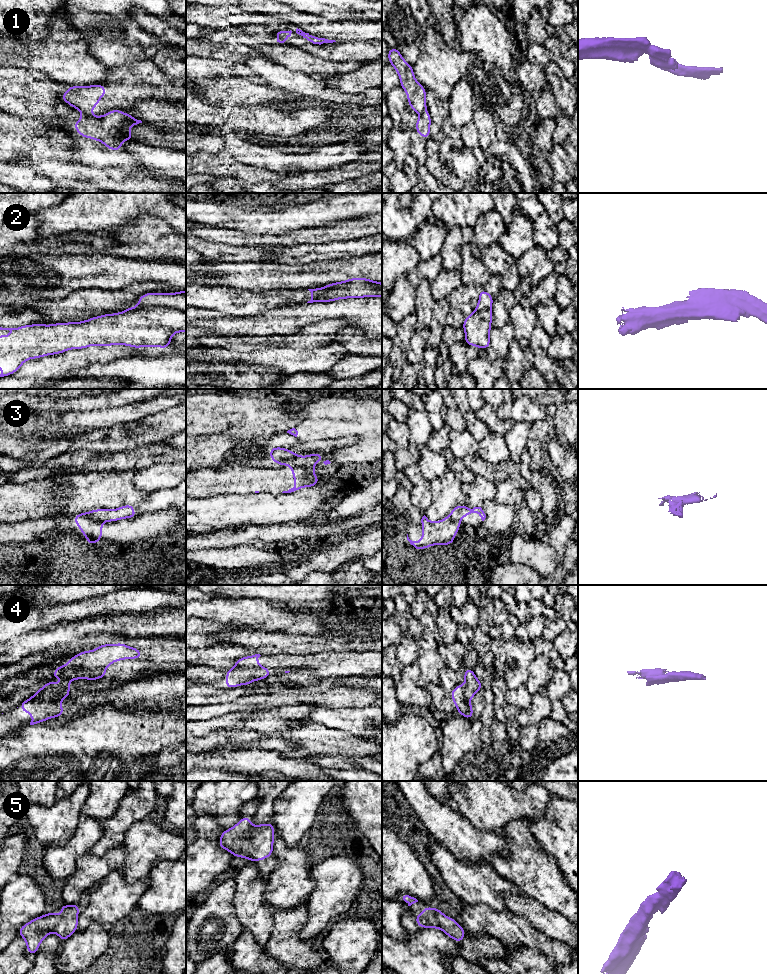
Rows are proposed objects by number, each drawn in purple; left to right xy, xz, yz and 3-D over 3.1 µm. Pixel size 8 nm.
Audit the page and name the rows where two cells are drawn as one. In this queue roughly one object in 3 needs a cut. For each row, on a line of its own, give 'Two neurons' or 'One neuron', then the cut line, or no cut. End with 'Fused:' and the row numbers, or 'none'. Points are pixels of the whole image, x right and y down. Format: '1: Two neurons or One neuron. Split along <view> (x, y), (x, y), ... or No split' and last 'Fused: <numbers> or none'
1: Two neurons. Split along xy (83, 112), (91, 115)
2: Two neurons. Split along xy (137, 306), (171, 306), (185, 311)
3: Two neurons. Split along xy (82, 513), (102, 521)
4: Two neurons. Split along xy (65, 697), (45, 691), (40, 698), (31, 698)
5: One neuron. No split
Fused: 1, 2, 3, 4

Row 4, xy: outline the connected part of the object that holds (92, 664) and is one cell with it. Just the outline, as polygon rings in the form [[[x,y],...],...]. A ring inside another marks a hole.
[[[124,643],[101,644],[96,649],[74,655],[64,666],[55,668],[51,677],[62,677],[61,683],[55,684],[48,681],[31,698],[41,699],[46,691],[68,698],[70,697],[70,681],[77,679],[95,681],[99,678],[106,678],[106,668],[112,663],[139,658],[143,658],[143,655],[136,647],[129,647]]]

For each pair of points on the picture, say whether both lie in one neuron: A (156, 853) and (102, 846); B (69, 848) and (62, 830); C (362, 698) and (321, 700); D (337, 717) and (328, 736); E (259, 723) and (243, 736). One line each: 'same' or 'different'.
A: different
B: different
C: same
D: different
E: different

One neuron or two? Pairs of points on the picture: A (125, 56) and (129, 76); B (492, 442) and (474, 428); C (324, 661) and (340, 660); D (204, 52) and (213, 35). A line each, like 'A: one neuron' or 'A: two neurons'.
A: two neurons
B: two neurons
C: one neuron
D: two neurons

